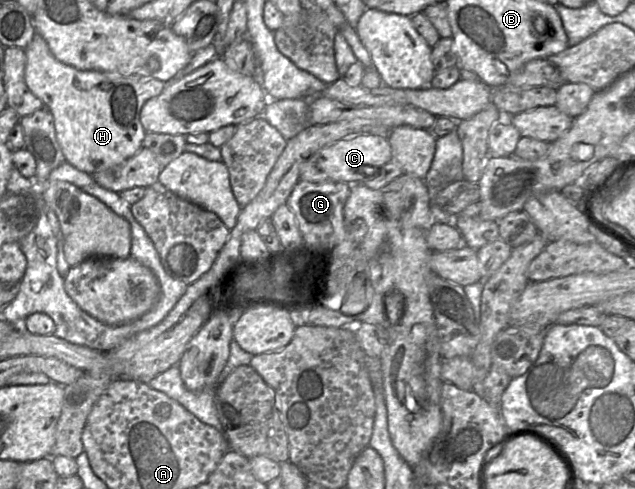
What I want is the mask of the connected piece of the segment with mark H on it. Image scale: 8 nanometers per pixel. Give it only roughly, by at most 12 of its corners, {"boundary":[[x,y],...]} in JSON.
{"boundary":[[37,32],[25,82],[67,163],[93,174],[140,151],[166,83],[76,69]]}

